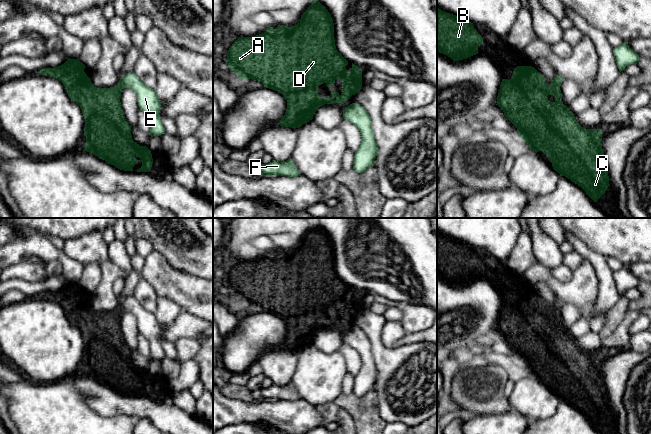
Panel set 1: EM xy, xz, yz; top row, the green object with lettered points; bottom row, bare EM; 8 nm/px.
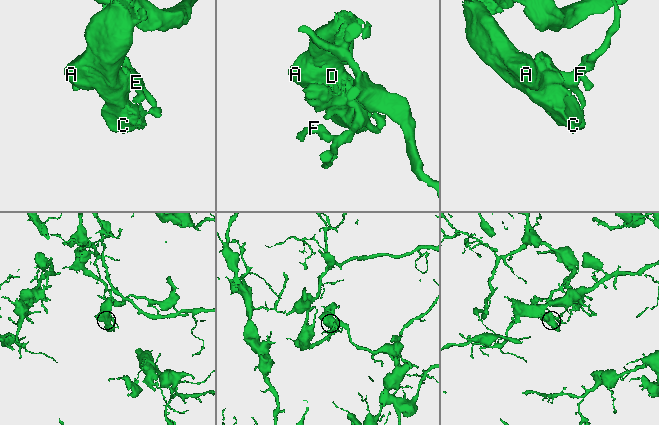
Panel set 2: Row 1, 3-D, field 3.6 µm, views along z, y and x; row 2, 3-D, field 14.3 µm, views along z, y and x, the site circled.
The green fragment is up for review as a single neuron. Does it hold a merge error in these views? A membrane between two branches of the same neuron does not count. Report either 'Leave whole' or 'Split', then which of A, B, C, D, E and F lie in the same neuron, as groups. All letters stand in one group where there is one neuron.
Split. Groups: A B C D / E F

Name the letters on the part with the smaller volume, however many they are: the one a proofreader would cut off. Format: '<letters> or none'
A, B, C, D

